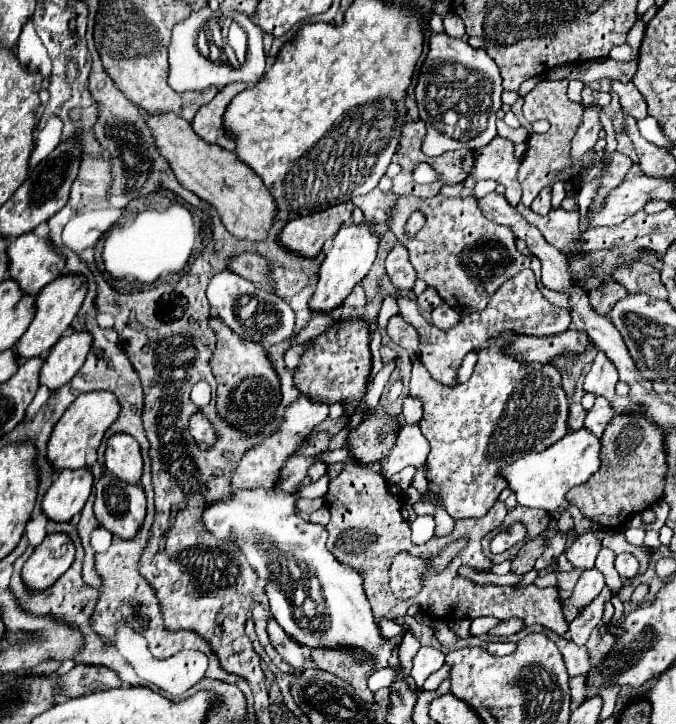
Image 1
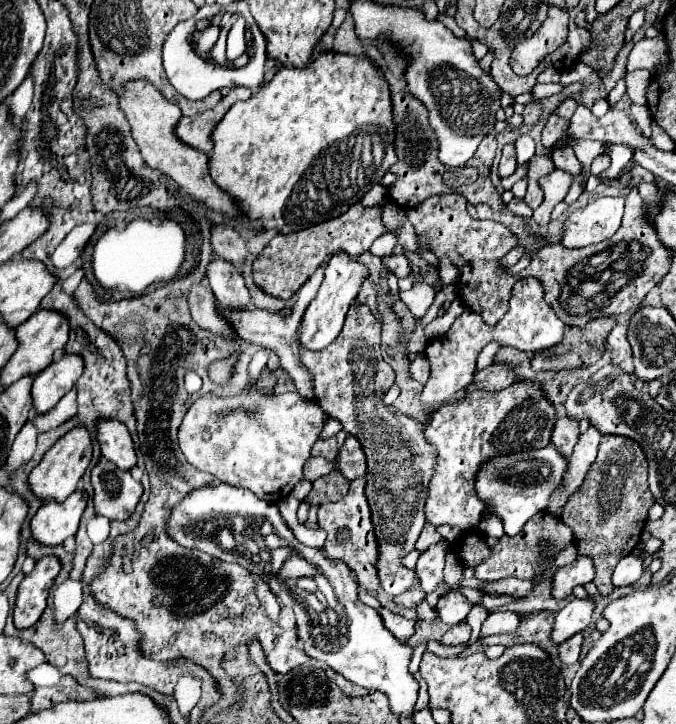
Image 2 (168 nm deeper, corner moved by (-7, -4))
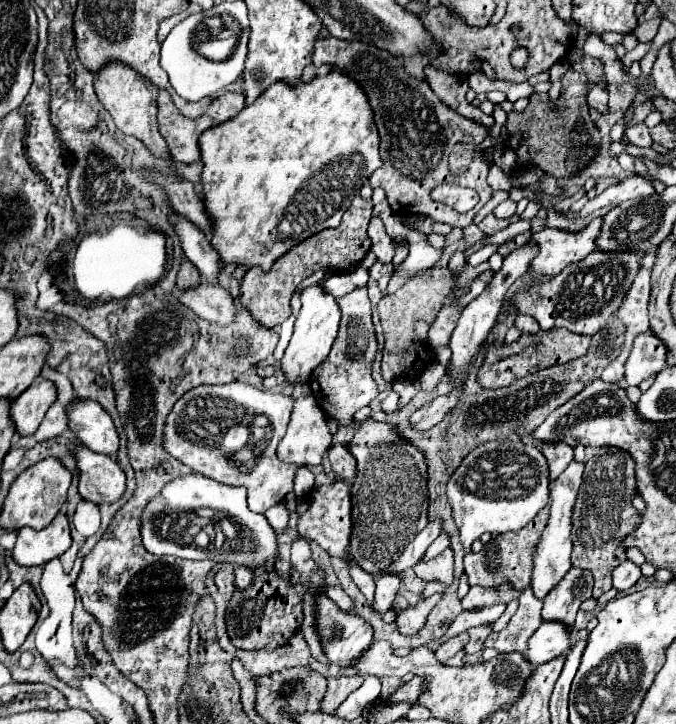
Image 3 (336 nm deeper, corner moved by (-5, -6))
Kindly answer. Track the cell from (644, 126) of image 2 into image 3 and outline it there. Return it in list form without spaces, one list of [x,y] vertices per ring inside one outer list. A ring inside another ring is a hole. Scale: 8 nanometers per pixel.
[[[636,123],[626,131],[626,139],[636,147],[650,147],[652,139],[648,133],[648,127],[644,123]]]

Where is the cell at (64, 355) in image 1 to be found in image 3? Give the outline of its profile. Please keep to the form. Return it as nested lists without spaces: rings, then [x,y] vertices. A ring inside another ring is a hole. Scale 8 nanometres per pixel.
[[[34,381],[18,401],[12,403],[12,419],[20,435],[32,435],[42,423],[46,411],[56,401],[56,385],[52,381]]]

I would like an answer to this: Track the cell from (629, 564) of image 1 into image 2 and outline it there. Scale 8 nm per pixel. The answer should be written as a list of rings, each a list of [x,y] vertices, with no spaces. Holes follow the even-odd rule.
[[[626,555],[624,559],[618,561],[614,573],[612,573],[612,583],[614,587],[624,587],[624,585],[634,585],[640,575],[642,575],[644,567],[642,567],[642,561],[634,555]]]

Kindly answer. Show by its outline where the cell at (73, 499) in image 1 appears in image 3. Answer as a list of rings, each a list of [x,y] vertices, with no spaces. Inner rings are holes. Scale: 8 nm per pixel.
[[[58,513],[54,521],[44,529],[22,527],[18,531],[18,541],[12,549],[16,563],[32,567],[44,565],[54,557],[60,557],[72,545],[70,521],[66,513]]]

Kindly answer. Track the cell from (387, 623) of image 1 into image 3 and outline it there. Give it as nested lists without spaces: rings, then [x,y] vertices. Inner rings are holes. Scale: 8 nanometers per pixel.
[[[327,585],[326,594],[344,611],[350,611],[354,608],[353,600],[346,594],[346,592],[333,585]]]

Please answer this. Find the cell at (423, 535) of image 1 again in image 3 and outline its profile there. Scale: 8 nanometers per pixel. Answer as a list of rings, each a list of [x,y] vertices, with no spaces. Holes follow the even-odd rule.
[[[378,573],[374,575],[374,583],[376,583],[376,597],[374,597],[374,611],[388,611],[392,605],[394,595],[398,593],[402,575],[400,573]]]

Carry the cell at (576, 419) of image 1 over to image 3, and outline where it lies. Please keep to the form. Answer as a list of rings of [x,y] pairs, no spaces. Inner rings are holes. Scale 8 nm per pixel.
[[[558,441],[558,443],[542,443],[538,445],[538,449],[544,453],[544,457],[548,459],[548,467],[550,467],[550,479],[554,481],[554,477],[558,477],[566,467],[568,463],[572,461],[572,447],[566,445],[564,441]]]

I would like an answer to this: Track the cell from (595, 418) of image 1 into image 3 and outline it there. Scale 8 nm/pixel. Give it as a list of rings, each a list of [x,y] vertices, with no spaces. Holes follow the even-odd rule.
[[[572,461],[562,475],[558,475],[558,479],[552,483],[552,493],[550,493],[550,517],[548,523],[544,527],[544,533],[540,535],[536,549],[534,549],[534,567],[532,567],[532,591],[536,597],[544,599],[546,593],[558,585],[558,581],[568,573],[568,569],[572,567],[571,553],[572,541],[570,538],[572,529],[572,509],[578,497],[578,489],[582,485],[582,471],[584,471],[584,463]]]

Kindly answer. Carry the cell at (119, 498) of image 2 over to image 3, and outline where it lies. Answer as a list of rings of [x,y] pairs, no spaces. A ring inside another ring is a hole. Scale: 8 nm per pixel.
[[[78,445],[76,459],[80,471],[78,491],[86,501],[102,505],[114,503],[124,495],[126,475],[112,457],[92,453],[84,445]]]

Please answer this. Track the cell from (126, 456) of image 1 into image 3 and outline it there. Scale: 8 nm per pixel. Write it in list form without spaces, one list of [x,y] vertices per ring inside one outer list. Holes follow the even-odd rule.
[[[78,401],[68,409],[68,427],[76,439],[94,453],[116,457],[120,437],[110,415],[94,401]]]

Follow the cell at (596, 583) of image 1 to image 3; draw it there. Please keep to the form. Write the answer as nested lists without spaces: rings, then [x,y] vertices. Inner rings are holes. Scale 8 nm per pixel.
[[[546,621],[528,641],[524,657],[532,665],[542,665],[572,647],[572,631],[562,621]]]

